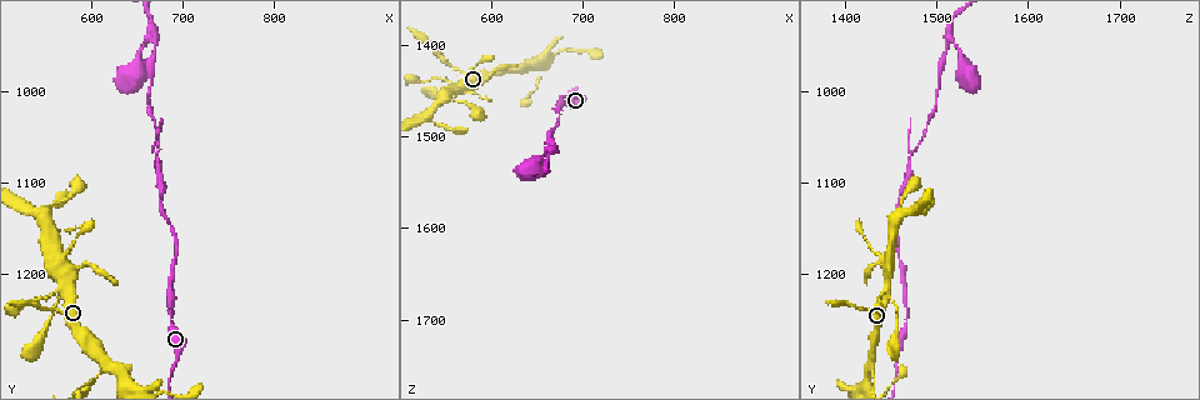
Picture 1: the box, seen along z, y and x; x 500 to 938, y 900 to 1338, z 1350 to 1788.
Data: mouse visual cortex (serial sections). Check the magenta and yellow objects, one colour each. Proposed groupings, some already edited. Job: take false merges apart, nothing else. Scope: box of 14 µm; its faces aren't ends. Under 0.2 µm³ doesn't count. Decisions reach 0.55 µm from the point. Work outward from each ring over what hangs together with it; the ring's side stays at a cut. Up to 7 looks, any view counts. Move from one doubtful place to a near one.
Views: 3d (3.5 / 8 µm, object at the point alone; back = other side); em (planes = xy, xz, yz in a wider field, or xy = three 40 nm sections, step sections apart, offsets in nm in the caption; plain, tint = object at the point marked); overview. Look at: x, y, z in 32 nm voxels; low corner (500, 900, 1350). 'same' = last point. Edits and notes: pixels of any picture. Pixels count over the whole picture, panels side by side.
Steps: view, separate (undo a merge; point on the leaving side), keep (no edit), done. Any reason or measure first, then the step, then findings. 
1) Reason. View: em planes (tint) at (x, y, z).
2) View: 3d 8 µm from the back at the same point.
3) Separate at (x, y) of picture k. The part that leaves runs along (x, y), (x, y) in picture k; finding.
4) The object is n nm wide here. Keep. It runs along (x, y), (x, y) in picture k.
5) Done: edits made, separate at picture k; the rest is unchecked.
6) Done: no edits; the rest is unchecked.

Three arms meet. View: 3d 3.5 µm at (615, 1290, 1430).

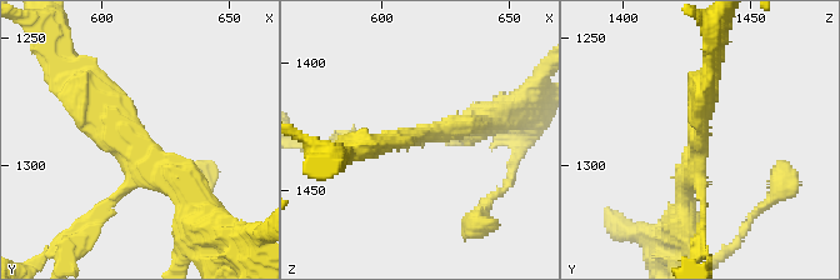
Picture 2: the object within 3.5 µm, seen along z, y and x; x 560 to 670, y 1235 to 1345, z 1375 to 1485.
3 arms meet here; the arms are 150, 300, 300 nm wide; need the tissue. View: em planes (tint) at (611, 1291, 1430).

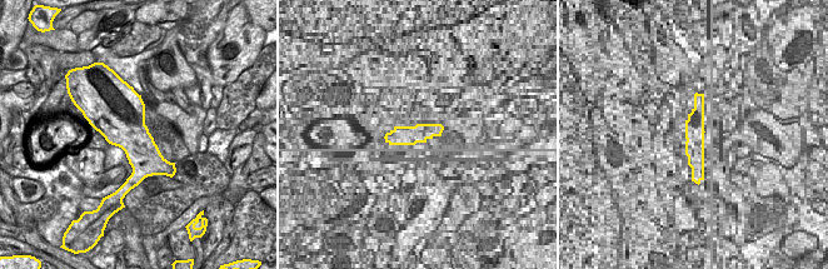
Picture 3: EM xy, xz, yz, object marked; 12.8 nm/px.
Keep. Continuous, no second cell.

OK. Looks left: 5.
Sudden change in width. View: 3d 3.5 µm at (690, 1305, 1455).

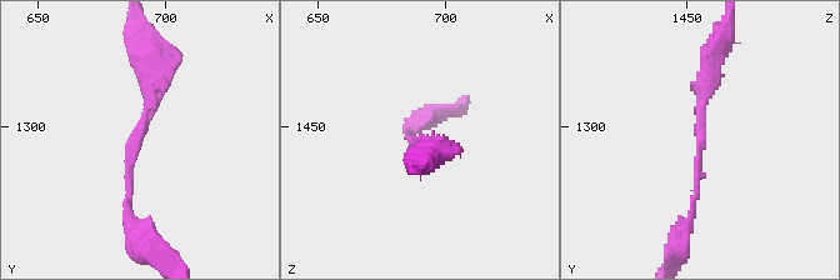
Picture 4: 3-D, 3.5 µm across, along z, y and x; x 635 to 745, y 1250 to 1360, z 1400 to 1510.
The arms are 100, 300 nm wide. View: em xy step 3 (tint) at (690, 1303, 1455).

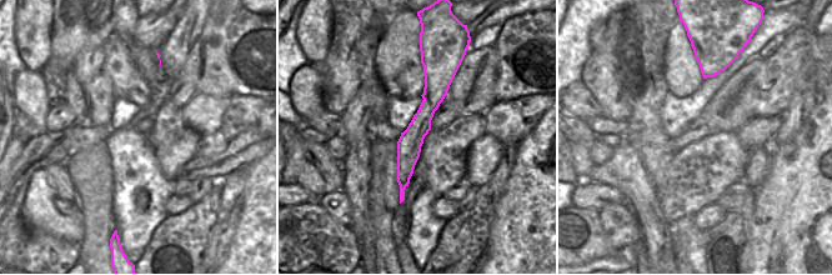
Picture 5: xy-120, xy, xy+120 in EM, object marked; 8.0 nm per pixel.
Keep. It runs along (714, 53), (691, 214) in picture 4; continuous, no second cell.

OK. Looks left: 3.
Side arm on a straight run. View: 3d 3.5 µm at (670, 950, 1510).

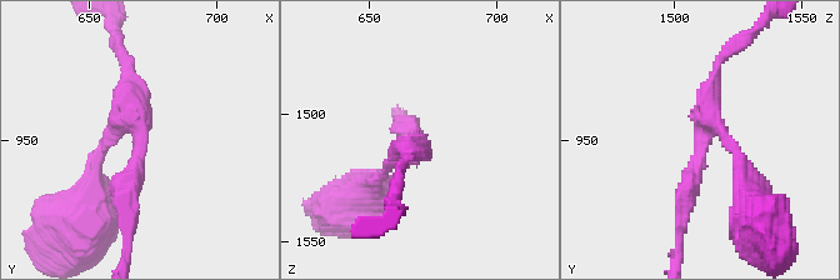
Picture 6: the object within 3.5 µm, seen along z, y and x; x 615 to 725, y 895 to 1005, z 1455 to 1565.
3 arms meet here; the arms are 150, 200, 250 nm wide. View: em xy step 3 (tint) at (670, 950, 1511).

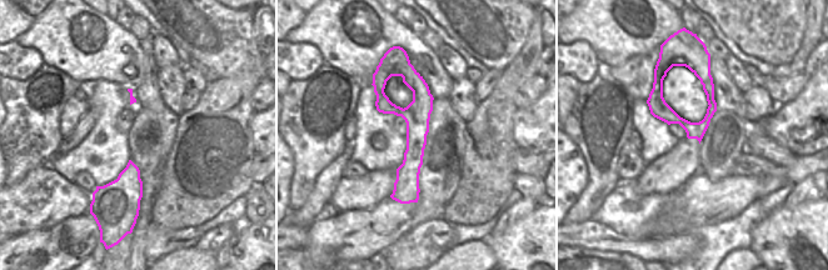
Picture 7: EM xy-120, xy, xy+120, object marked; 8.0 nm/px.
Keep. It runs along (407, 71), (418, 113), (403, 200) in picture 7; all the same cell.

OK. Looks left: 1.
Done: no edits; the rest is unchecked.

